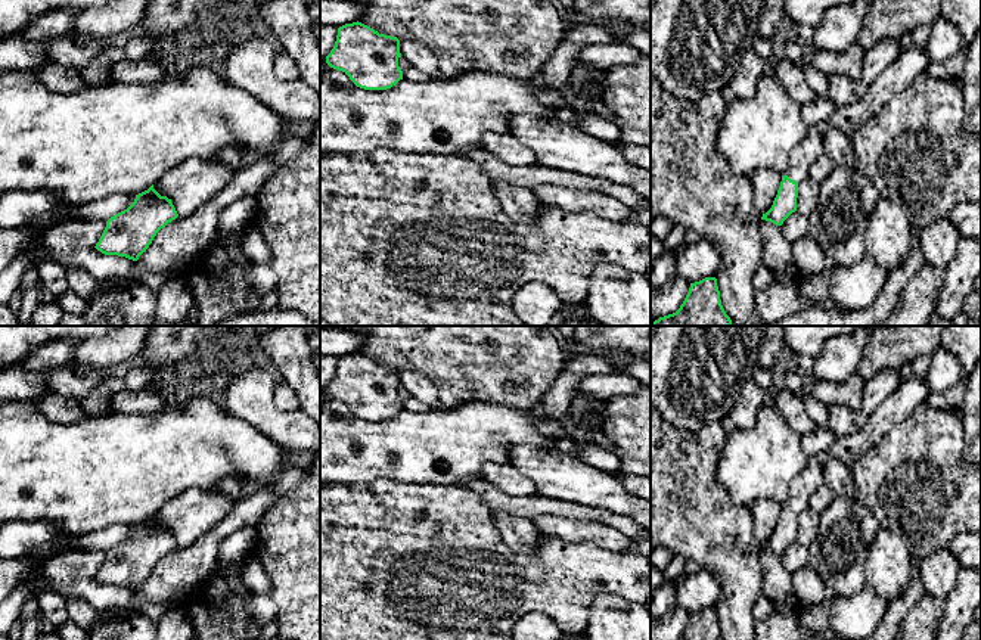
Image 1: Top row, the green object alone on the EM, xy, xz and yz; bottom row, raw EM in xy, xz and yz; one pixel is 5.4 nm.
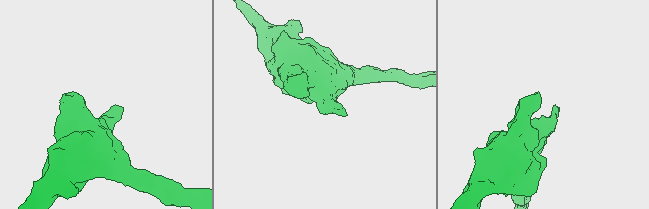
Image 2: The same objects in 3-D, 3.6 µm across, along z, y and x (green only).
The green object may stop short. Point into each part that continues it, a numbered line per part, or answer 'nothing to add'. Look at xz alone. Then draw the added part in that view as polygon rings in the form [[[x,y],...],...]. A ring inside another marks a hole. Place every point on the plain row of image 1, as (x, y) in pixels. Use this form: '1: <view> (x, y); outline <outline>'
nothing to add

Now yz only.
1: yz (912, 392); outline [[[909,376],[898,388],[869,416],[864,426],[847,436],[836,436],[823,451],[810,456],[807,467],[789,487],[785,506],[794,512],[808,507],[811,494],[823,484],[823,466],[829,460],[839,460],[850,466],[867,453],[887,432],[904,422],[929,395],[925,378]]]

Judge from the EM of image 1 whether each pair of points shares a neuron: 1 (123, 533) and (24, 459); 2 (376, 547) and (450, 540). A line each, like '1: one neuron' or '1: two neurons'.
1: two neurons
2: one neuron

